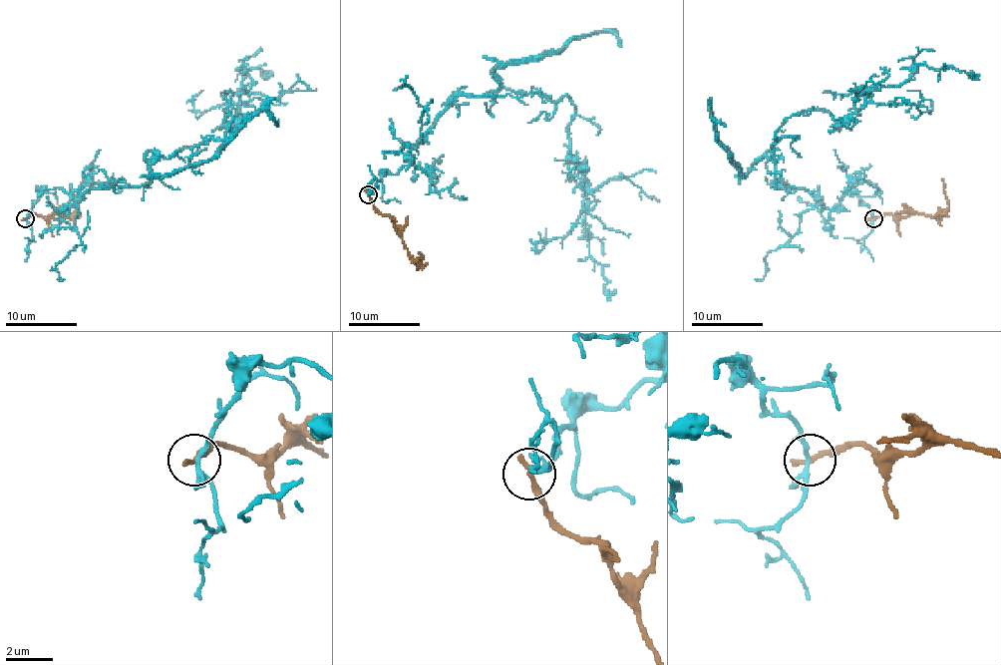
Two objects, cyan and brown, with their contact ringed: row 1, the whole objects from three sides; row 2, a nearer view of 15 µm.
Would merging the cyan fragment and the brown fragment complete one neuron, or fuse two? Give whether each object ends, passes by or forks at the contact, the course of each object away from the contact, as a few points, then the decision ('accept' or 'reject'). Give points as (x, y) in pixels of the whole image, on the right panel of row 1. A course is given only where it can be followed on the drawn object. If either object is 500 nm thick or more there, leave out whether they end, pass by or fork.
cyan forks there; brown ends there; cyan runs (873, 218), (849, 187), (827, 209), (775, 185), (789, 118), (844, 125), (920, 65), (979, 80); brown runs (873, 218), (912, 212), (938, 216), (948, 205), (941, 178); reject

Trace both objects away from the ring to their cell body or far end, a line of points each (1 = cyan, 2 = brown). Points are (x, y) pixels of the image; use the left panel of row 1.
1: (27, 218), (57, 187), (68, 209), (88, 189), (144, 185), (149, 152), (222, 139), (246, 65), (267, 80)
2: (25, 218), (32, 214), (48, 216), (54, 212), (68, 216), (84, 178)

